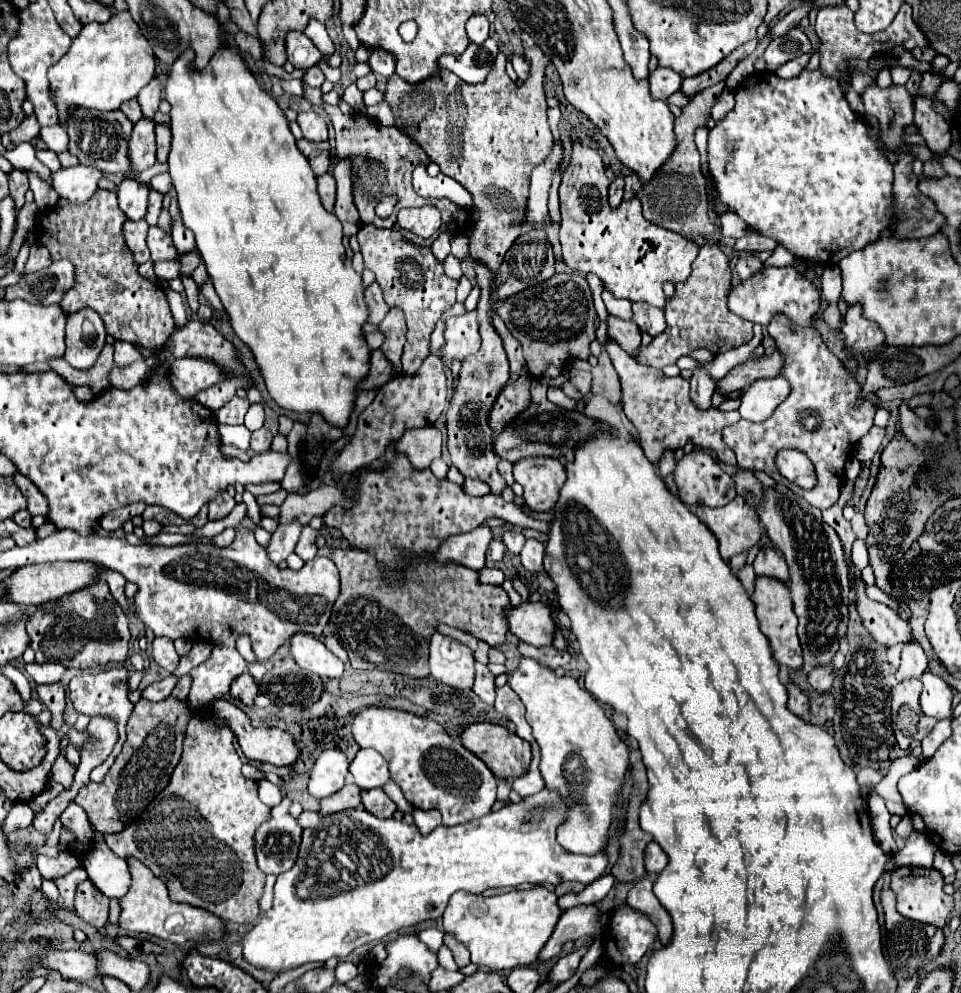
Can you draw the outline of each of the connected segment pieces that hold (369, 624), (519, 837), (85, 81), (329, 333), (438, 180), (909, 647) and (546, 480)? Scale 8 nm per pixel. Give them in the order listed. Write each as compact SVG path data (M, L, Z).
M333 548L331 560L341 572L341 592L333 604L329 630L339 640L339 644L347 650L349 662L355 670L389 670L397 674L407 674L411 678L427 678L429 640L439 624L461 628L491 646L505 644L505 636L509 632L505 614L513 608L513 604L509 602L501 586L483 584L475 570L469 570L455 562L431 562L431 564L427 562L409 570L407 582L399 586L399 580L393 584L381 580L379 568L375 566L373 556L369 556L367 552L355 548Z
M541 790L535 796L523 798L519 804L509 804L465 824L451 828L437 826L427 836L421 836L413 824L379 820L363 806L323 816L315 828L303 830L295 866L277 876L273 906L241 940L243 958L269 972L283 972L293 966L299 968L307 962L327 962L331 958L341 960L351 950L377 942L399 928L439 918L457 890L483 894L487 888L515 888L519 884L557 886L563 880L591 884L603 874L607 866L607 852L603 850L597 856L565 852L555 840L561 816L565 816L565 804L561 804L561 800L557 800L557 796L549 790Z
M127 10L113 14L107 24L85 24L79 36L73 38L69 52L49 68L51 88L55 90L57 108L61 112L61 126L65 126L65 116L71 106L117 110L123 102L135 98L139 90L149 84L153 74L155 54Z
M221 46L219 52L213 56L209 66L203 72L193 70L191 66L193 60L193 50L183 52L183 56L177 58L177 62L169 68L167 74L167 102L171 104L171 132L173 132L173 144L169 152L169 172L173 178L173 188L177 190L179 198L179 208L181 208L181 218L185 228L189 228L195 234L195 244L197 250L207 266L209 278L229 314L231 326L235 334L245 342L245 346L251 350L255 364L259 368L259 374L263 376L265 388L275 400L277 406L281 406L287 412L297 412L297 414L321 414L325 422L337 428L345 428L349 424L355 400L357 400L357 386L365 380L369 374L369 358L371 350L367 346L367 340L363 336L363 326L369 318L369 308L365 304L363 296L363 280L361 274L357 274L351 268L351 260L345 256L345 246L341 244L343 232L341 232L341 222L337 220L335 214L329 214L317 194L317 176L309 168L309 162L301 152L297 152L295 138L289 130L289 124L277 106L277 102L261 90L253 74L249 72L247 64L243 62L243 56L239 56L233 48Z
M417 164L417 168L413 170L413 186L415 186L417 194L423 198L449 198L461 208L473 206L469 192L457 180L453 180L441 172L439 172L439 176L431 178L427 174L425 164Z
M913 636L909 642L903 644L901 652L901 666L897 672L897 680L905 680L909 676L921 676L927 670L927 656L921 642Z
M525 458L513 466L515 480L523 486L525 506L535 512L549 512L565 484L565 466L553 458Z

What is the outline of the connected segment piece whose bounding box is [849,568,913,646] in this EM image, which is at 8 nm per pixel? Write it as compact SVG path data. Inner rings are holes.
M849 568L849 576L851 576L851 584L855 586L857 614L861 616L863 626L869 630L873 640L883 646L897 644L897 642L903 644L903 640L909 640L909 636L913 634L909 622L897 618L895 616L897 612L893 612L889 606L871 600L865 594L865 584L851 574L851 568Z

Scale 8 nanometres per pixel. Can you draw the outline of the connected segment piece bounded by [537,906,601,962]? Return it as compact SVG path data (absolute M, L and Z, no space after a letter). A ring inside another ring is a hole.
M575 906L567 912L561 914L553 936L545 946L541 948L537 960L545 962L561 952L561 946L567 940L577 940L577 938L597 938L601 932L599 926L599 912L595 906Z

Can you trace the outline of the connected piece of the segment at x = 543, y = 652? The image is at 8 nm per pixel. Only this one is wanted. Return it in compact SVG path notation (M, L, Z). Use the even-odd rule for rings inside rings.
M519 642L519 652L525 656L525 658L533 658L537 660L541 666L545 668L559 668L559 666L565 666L569 660L571 660L571 654L569 652L561 652L553 646L541 646L541 648L535 648L535 646L529 646L525 642Z

